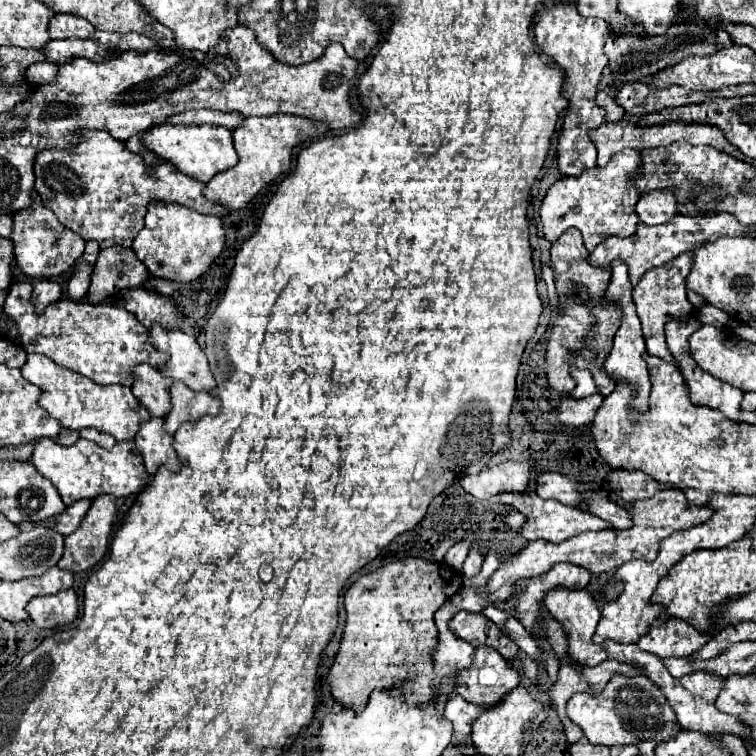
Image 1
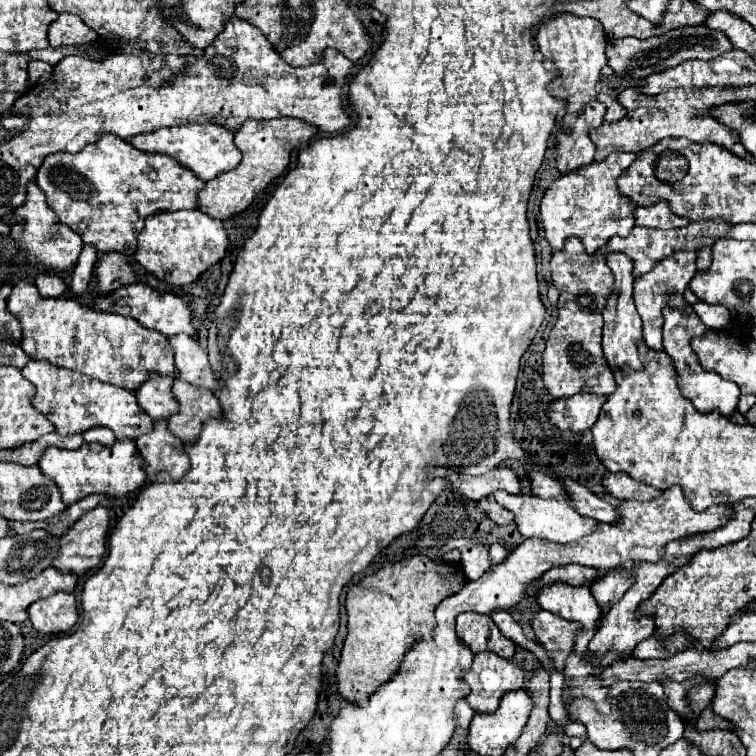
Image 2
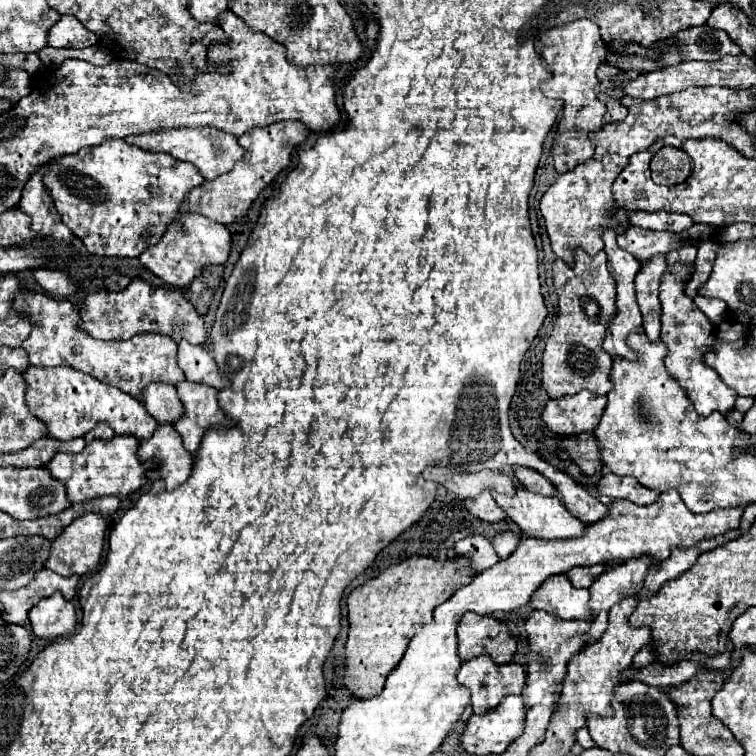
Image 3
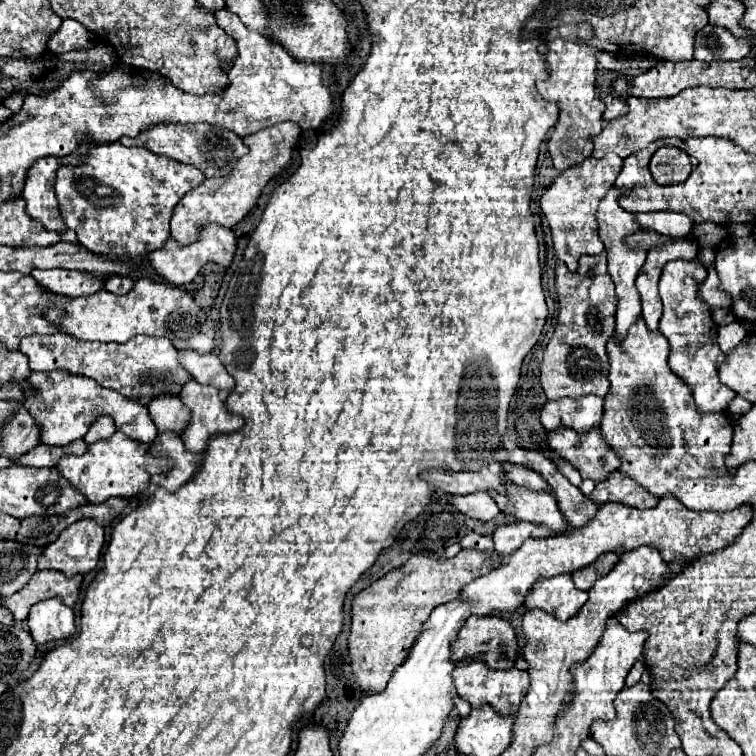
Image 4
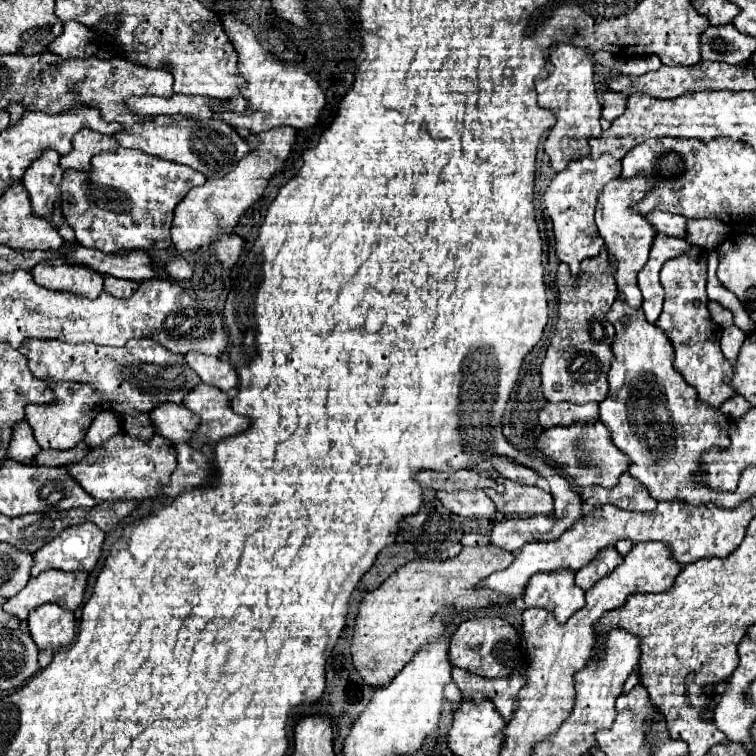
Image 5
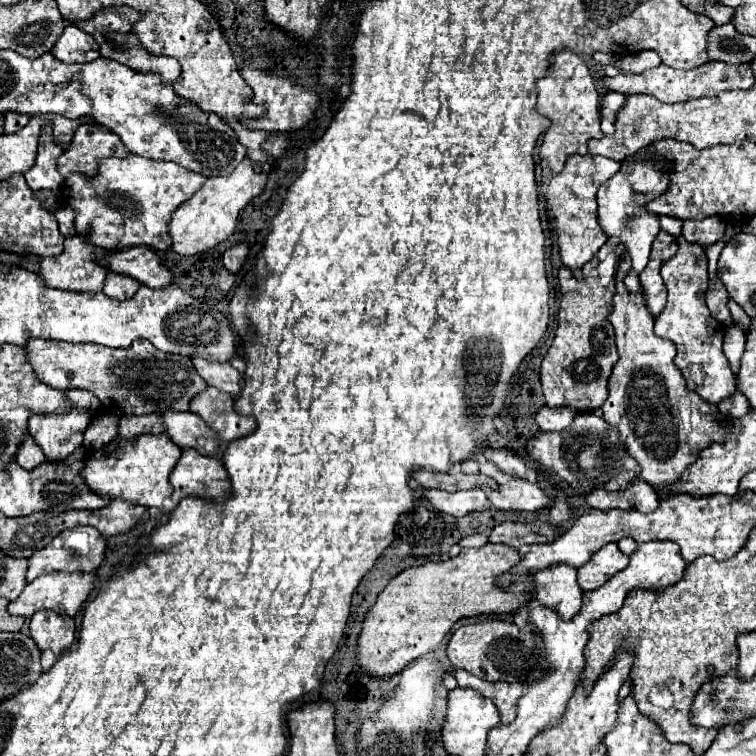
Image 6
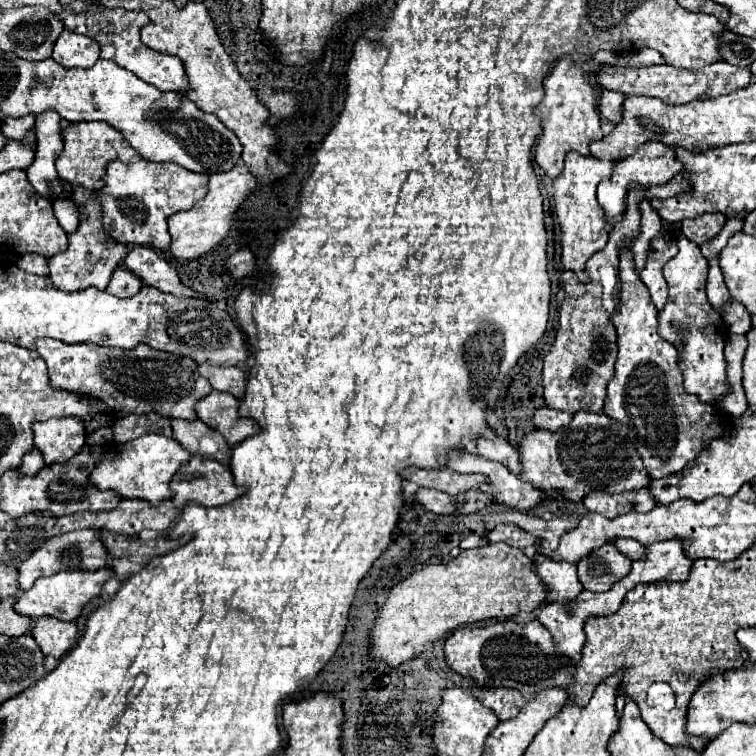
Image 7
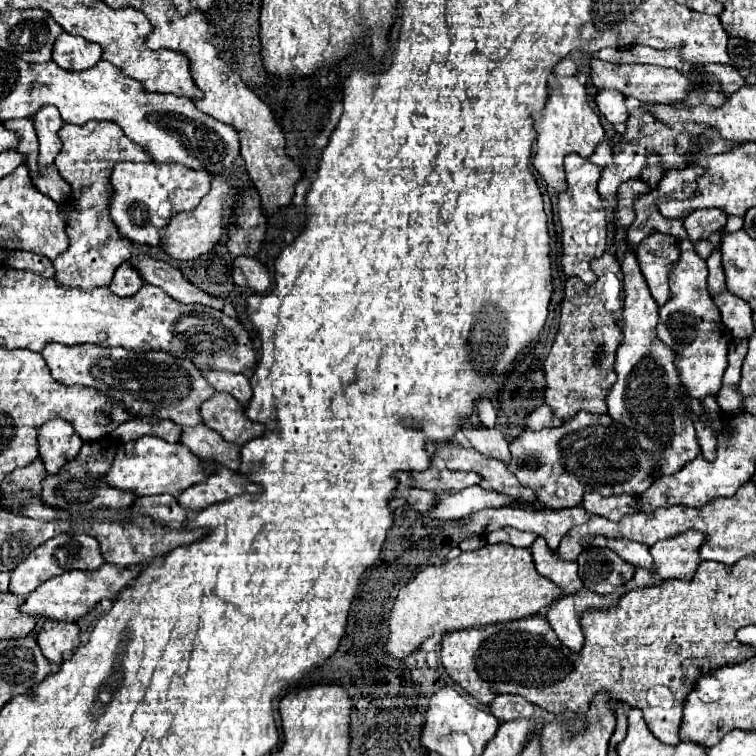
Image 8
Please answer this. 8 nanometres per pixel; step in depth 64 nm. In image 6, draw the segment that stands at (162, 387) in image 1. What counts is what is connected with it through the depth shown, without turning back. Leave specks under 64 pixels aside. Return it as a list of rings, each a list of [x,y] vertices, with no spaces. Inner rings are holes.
[[[164,410],[164,412],[160,412],[160,420],[164,422],[164,428],[166,428],[164,432],[180,448],[186,448],[186,446],[196,448],[198,446],[196,442],[198,442],[200,436],[216,438],[216,434],[194,412],[172,412],[172,410]]]

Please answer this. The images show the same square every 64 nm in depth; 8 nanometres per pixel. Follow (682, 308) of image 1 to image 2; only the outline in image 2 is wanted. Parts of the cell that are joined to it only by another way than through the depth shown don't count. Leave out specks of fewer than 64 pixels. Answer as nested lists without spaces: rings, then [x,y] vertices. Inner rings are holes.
[[[676,252],[676,256],[668,256],[668,260],[662,260],[660,264],[656,264],[656,268],[652,268],[650,272],[646,272],[634,282],[634,302],[642,318],[642,324],[644,324],[644,342],[650,350],[654,352],[664,350],[662,346],[662,322],[664,322],[662,310],[666,306],[688,308],[684,300],[684,288],[688,286],[688,280],[694,276],[694,272],[696,272],[696,252]]]

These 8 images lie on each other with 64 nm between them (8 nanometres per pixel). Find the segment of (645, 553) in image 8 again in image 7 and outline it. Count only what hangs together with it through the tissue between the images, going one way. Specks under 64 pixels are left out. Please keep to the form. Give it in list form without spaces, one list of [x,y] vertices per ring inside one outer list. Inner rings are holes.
[[[620,538],[620,540],[616,540],[614,544],[616,544],[616,548],[618,548],[624,556],[628,556],[630,560],[636,560],[636,556],[644,556],[644,546],[642,546],[640,542],[632,540],[632,538]]]

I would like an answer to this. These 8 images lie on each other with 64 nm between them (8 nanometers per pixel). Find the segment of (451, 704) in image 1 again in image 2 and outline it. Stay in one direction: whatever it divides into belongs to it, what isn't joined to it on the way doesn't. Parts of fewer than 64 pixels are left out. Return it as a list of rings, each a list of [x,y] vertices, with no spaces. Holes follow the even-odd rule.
[[[458,700],[456,706],[454,706],[454,720],[456,720],[456,726],[462,728],[462,730],[468,730],[470,726],[470,720],[476,712],[466,704],[466,700]]]

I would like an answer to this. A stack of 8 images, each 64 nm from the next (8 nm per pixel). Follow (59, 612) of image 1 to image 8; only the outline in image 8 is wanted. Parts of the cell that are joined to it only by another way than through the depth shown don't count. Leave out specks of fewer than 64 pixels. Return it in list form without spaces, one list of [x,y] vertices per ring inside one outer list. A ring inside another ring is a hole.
[[[44,620],[42,630],[38,632],[36,640],[42,650],[42,654],[50,660],[60,664],[64,656],[68,656],[74,648],[80,644],[80,630],[74,622],[56,622],[56,620]]]

